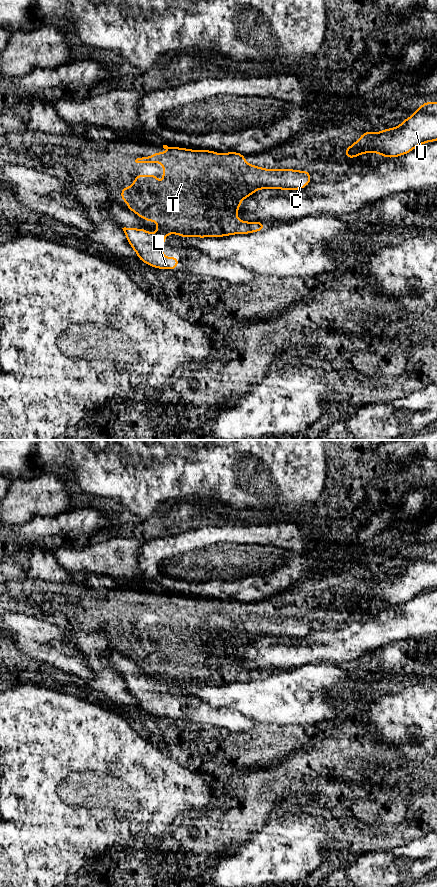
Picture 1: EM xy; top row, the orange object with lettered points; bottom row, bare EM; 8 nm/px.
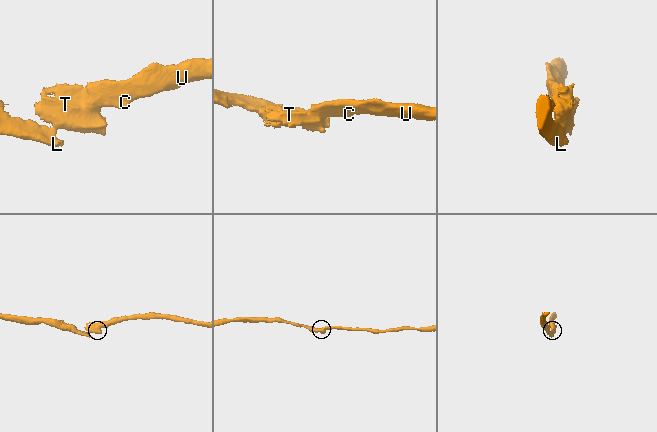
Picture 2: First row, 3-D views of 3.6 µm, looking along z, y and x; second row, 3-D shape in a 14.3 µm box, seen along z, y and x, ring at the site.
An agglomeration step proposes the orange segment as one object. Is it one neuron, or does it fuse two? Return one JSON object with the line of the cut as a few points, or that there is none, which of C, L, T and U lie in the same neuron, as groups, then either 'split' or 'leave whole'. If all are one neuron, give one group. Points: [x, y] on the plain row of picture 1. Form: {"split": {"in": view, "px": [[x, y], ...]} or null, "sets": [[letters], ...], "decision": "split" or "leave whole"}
{"split": {"in": "xy", "px": [[159, 679], [166, 682]]}, "sets": [["C", "T", "U"], ["L"]], "decision": "split"}

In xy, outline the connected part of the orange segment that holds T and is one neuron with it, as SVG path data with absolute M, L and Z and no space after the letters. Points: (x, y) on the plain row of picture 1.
M163 593L167 601L155 600L148 605L137 606L136 611L162 611L163 633L160 635L158 624L135 623L135 628L128 636L121 636L121 647L129 651L125 654L140 664L143 668L156 669L157 678L165 682L177 682L184 686L189 685L223 685L234 682L249 682L265 677L263 670L241 669L237 665L237 659L241 649L259 637L299 638L311 631L310 620L295 617L264 617L256 613L250 613L245 608L245 603L237 600L216 601L210 598L191 598L179 595Z

